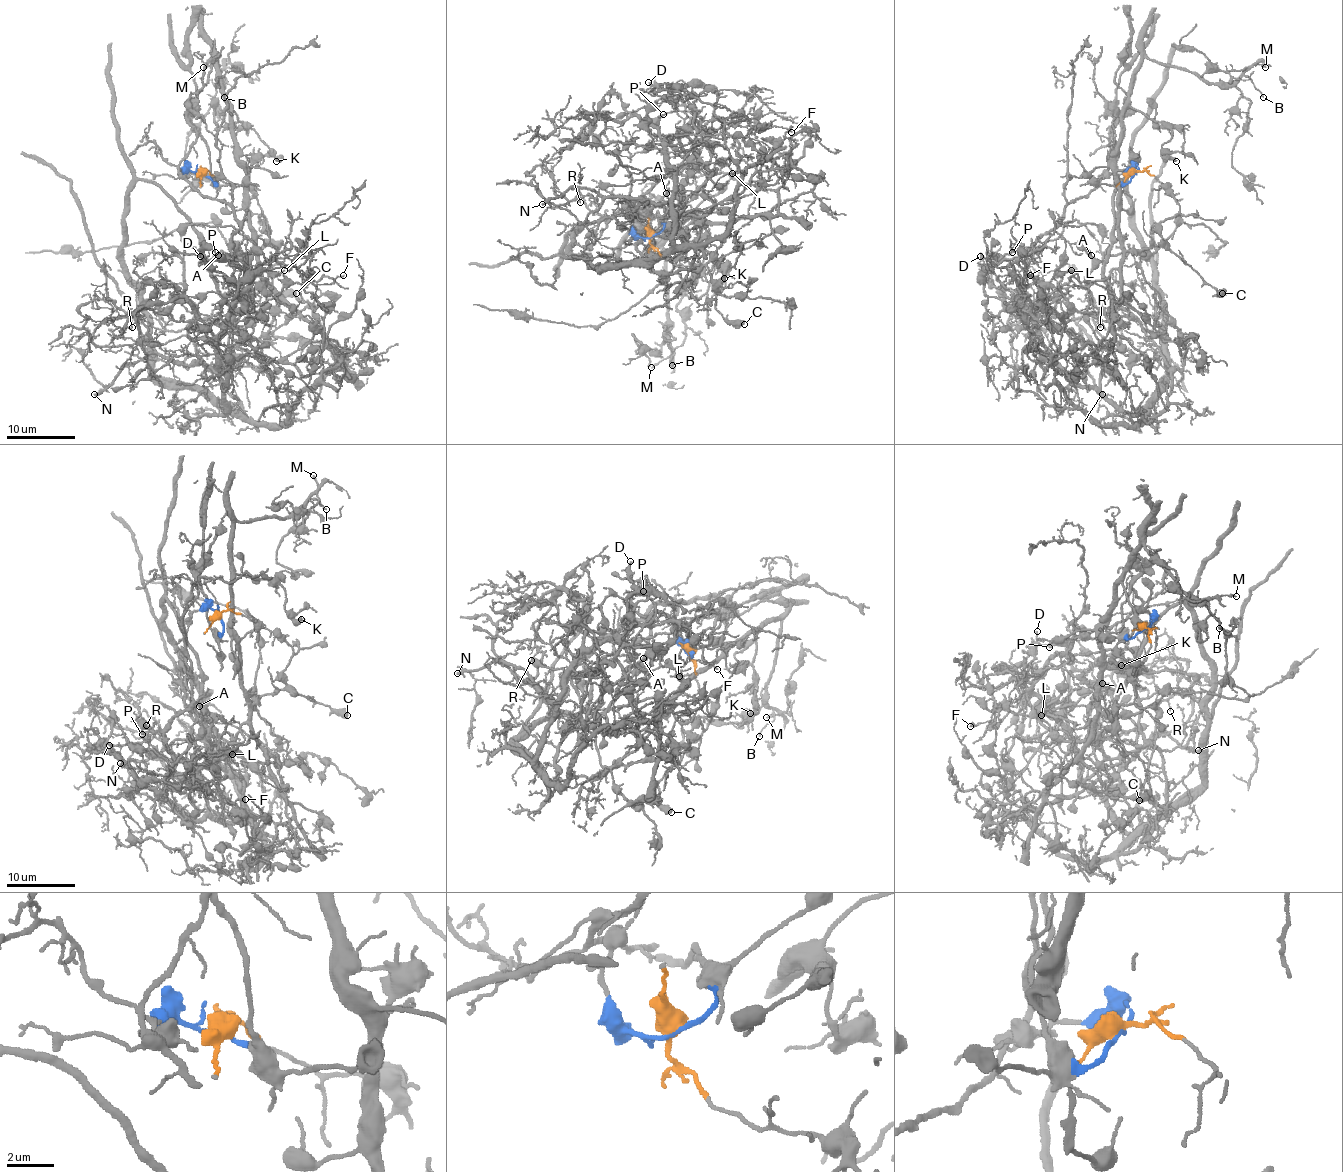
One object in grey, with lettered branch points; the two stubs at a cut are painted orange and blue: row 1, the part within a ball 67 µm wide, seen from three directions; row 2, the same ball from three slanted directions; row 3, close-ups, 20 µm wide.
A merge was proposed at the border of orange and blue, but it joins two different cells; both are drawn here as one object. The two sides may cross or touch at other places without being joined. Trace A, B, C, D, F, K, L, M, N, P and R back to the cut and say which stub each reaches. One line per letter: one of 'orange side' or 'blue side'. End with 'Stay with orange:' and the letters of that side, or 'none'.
A: blue side
B: orange side
C: orange side
D: blue side
F: blue side
K: orange side
L: blue side
M: orange side
N: blue side
P: blue side
R: blue side
Stay with orange: B, C, K, M

